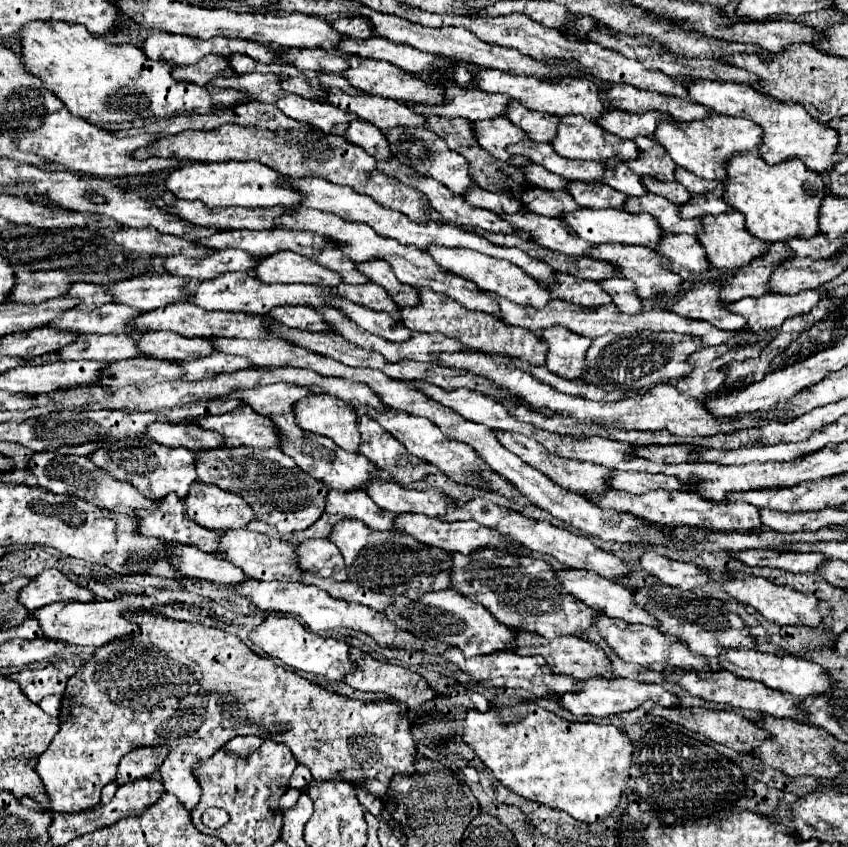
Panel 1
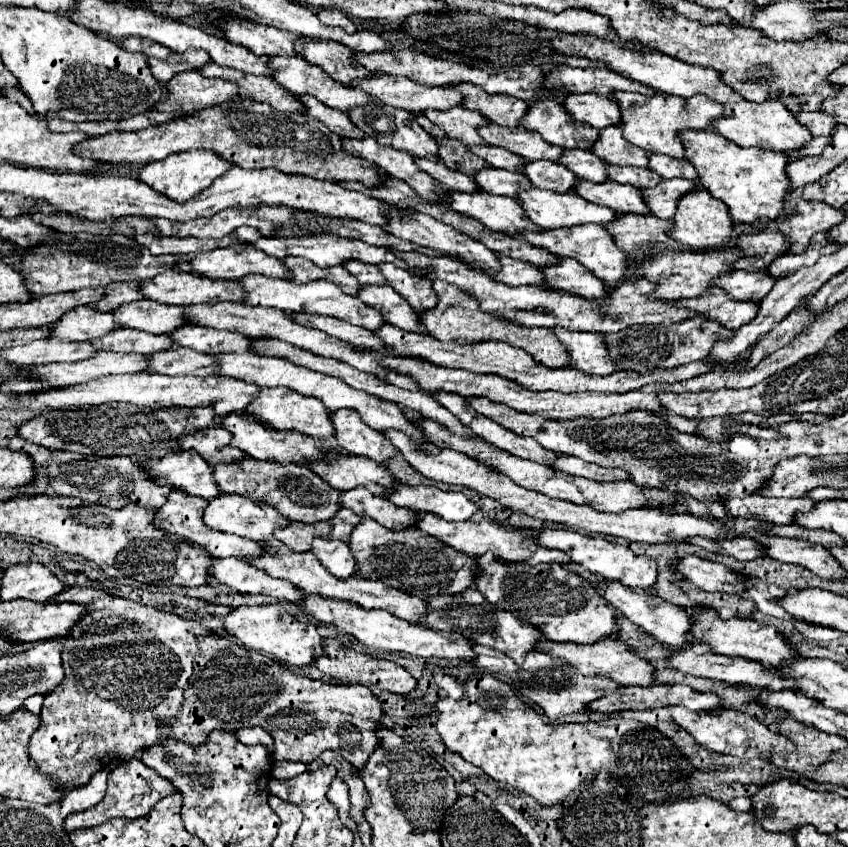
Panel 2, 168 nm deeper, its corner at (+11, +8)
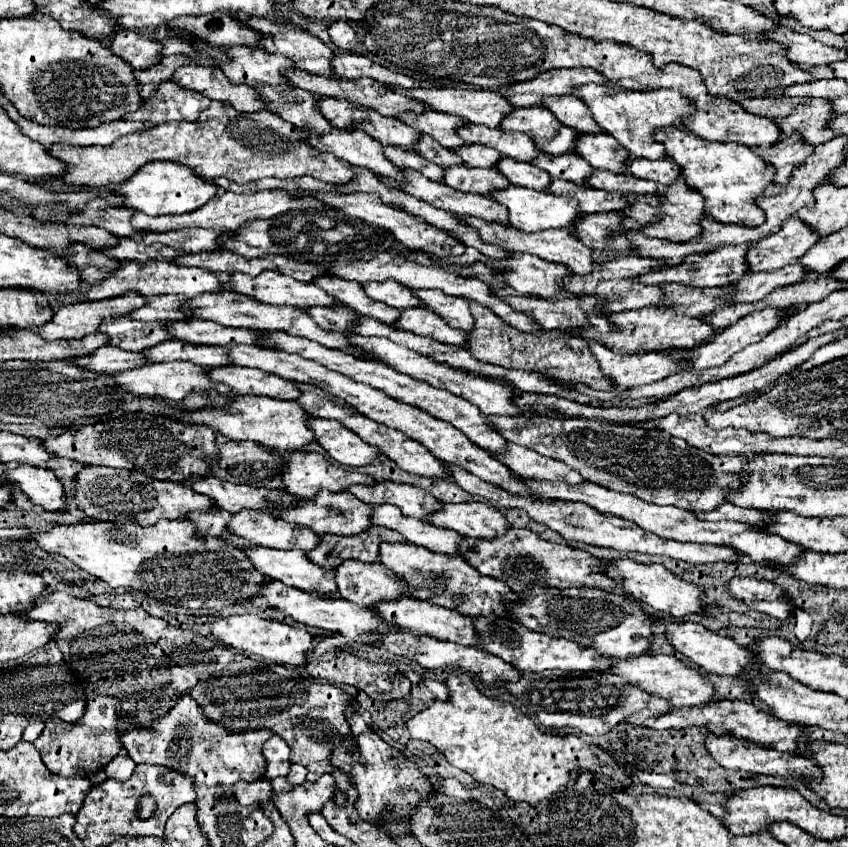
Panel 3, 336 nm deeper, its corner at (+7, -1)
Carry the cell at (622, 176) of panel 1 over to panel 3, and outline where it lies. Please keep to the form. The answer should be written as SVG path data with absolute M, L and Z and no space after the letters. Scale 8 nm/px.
M564 153L564 155L538 155L534 159L536 167L544 169L550 173L554 179L566 179L572 183L586 183L590 177L590 171L594 171L580 155L576 153Z

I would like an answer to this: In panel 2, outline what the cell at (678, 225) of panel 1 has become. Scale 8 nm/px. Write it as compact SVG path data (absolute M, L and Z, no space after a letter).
M578 180L572 188L578 196L582 196L588 202L594 202L598 206L608 206L614 212L632 212L632 214L648 214L646 204L642 202L642 194L636 186L630 184L618 184L618 182L586 182Z

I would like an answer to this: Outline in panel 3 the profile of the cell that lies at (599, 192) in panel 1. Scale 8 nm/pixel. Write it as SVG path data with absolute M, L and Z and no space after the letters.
M500 159L496 169L512 183L512 185L520 185L520 187L528 187L528 189L536 189L536 191L546 191L550 185L550 175L546 175L546 171L542 171L540 167L534 167L530 163L520 163L514 159Z

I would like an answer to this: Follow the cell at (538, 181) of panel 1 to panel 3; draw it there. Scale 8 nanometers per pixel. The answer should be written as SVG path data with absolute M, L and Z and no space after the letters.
M462 145L456 149L456 153L462 157L462 161L468 167L488 167L494 169L498 159L502 159L502 155L498 155L498 151L484 147L484 145Z

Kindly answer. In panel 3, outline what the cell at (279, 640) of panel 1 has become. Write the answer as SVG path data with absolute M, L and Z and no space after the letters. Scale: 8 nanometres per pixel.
M232 615L232 617L220 617L216 623L212 623L212 637L218 639L226 647L244 649L256 657L260 657L266 663L278 663L278 665L306 665L306 651L312 645L312 635L306 631L300 631L288 623L280 621L268 621L260 619L258 615Z

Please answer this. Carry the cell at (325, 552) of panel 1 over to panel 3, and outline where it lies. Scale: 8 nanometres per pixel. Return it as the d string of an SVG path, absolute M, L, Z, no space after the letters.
M346 559L338 567L334 567L334 571L336 571L340 597L352 603L358 603L362 607L370 607L378 601L388 601L388 599L410 595L402 579L394 575L392 571L388 571L378 561L358 563L354 559Z

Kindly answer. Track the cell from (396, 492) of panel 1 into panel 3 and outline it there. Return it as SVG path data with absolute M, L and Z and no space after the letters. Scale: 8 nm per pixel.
M442 503L442 509L430 513L426 521L472 539L492 539L510 527L504 515L488 503Z

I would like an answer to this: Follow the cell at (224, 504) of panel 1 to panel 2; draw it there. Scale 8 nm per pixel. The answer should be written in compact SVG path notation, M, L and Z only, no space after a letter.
M222 494L220 498L210 500L210 504L204 512L204 522L214 530L220 530L226 534L236 534L242 538L258 540L258 542L270 540L274 536L276 528L286 528L290 524L290 520L284 518L272 506L266 506L262 502L252 502L250 498L242 498L242 496L234 496L234 494Z

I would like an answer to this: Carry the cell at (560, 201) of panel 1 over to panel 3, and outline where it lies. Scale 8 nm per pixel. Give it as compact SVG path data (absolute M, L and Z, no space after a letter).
M466 165L446 169L444 183L462 193L478 193L484 197L490 197L490 191L502 191L502 187L510 185L510 181L496 169L470 169Z

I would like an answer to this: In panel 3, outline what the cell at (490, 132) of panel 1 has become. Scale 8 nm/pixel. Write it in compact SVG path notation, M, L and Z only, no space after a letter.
M428 109L424 113L406 111L398 115L398 119L402 119L406 125L414 127L420 133L432 135L446 149L458 149L464 145L464 141L458 135L458 127L466 127L466 121L462 121L460 117Z

